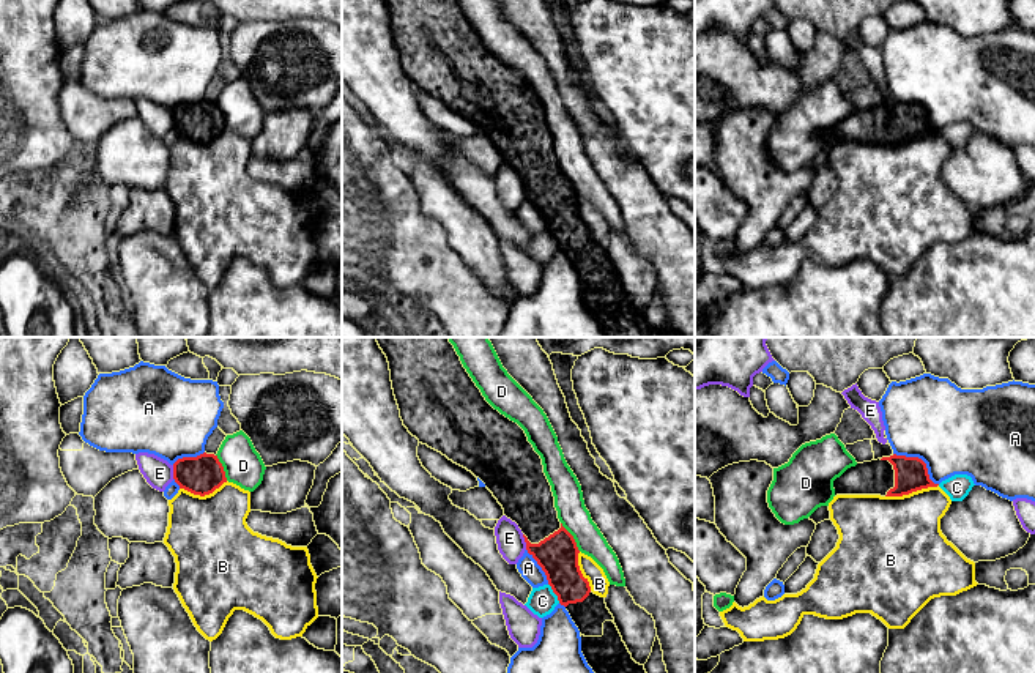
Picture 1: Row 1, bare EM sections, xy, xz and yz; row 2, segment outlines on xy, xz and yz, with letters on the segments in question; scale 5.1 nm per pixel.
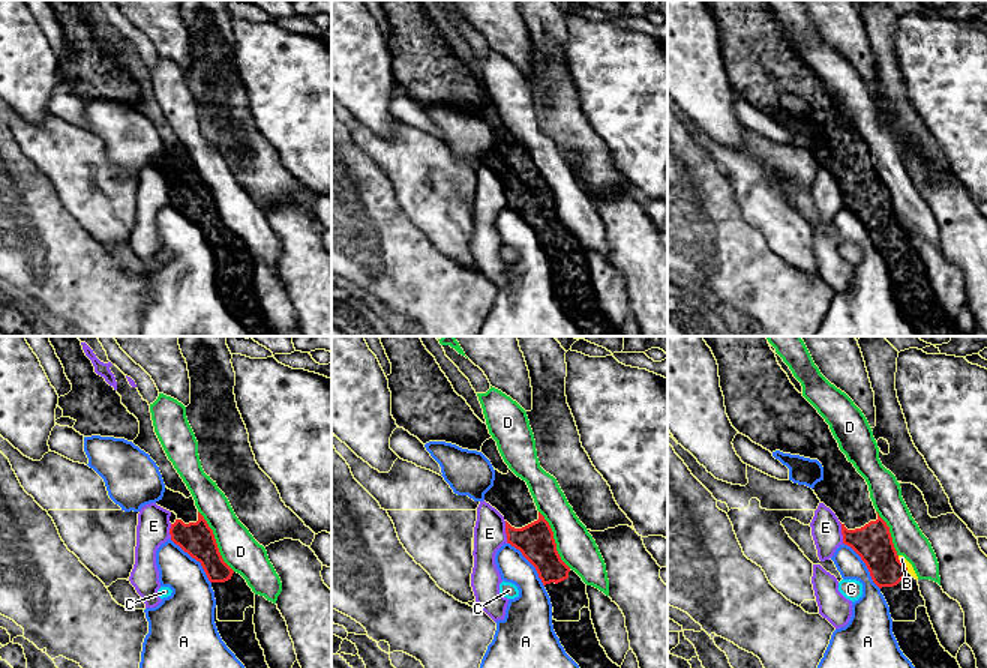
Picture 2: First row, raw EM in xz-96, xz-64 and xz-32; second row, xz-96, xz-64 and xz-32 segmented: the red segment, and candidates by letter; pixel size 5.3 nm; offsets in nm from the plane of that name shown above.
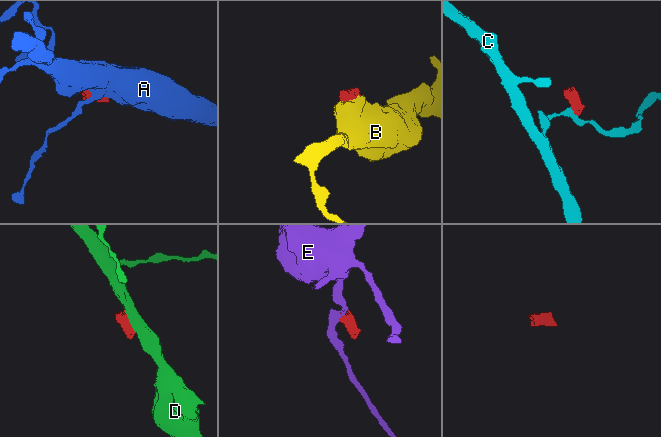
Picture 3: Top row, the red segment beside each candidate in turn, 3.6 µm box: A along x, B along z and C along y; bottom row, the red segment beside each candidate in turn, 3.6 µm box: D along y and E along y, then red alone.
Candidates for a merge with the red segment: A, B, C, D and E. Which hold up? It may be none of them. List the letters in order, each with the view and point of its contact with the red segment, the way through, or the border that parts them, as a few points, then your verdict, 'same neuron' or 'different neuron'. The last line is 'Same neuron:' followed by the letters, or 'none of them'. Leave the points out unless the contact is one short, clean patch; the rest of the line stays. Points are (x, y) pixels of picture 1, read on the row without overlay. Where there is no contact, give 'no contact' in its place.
A: contact yz (920, 106); border yz (894, 100), (917, 103), (925, 111), (928, 123), (938, 131); different neuron
B: contact yz (911, 139); different neuron
C: contact xz (553, 238); border xz (549, 230), (560, 249); different neuron
D: contact xz (572, 183); border xz (561, 169), (580, 197); different neuron
E: contact xz (525, 188); border xz (522, 182), (526, 196); different neuron
Same neuron: none of them

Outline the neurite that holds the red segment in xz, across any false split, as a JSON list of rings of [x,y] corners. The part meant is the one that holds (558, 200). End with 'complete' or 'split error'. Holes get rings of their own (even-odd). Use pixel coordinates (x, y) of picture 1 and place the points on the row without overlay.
[[[384,0],[389,9],[400,65],[419,90],[441,99],[479,125],[523,180],[528,200],[547,222],[548,232],[580,277],[581,299],[605,337],[681,337],[668,329],[654,329],[644,312],[632,306],[605,244],[591,238],[578,213],[578,194],[562,173],[555,154],[551,132],[540,102],[525,77],[482,43],[457,0]]]; split error

